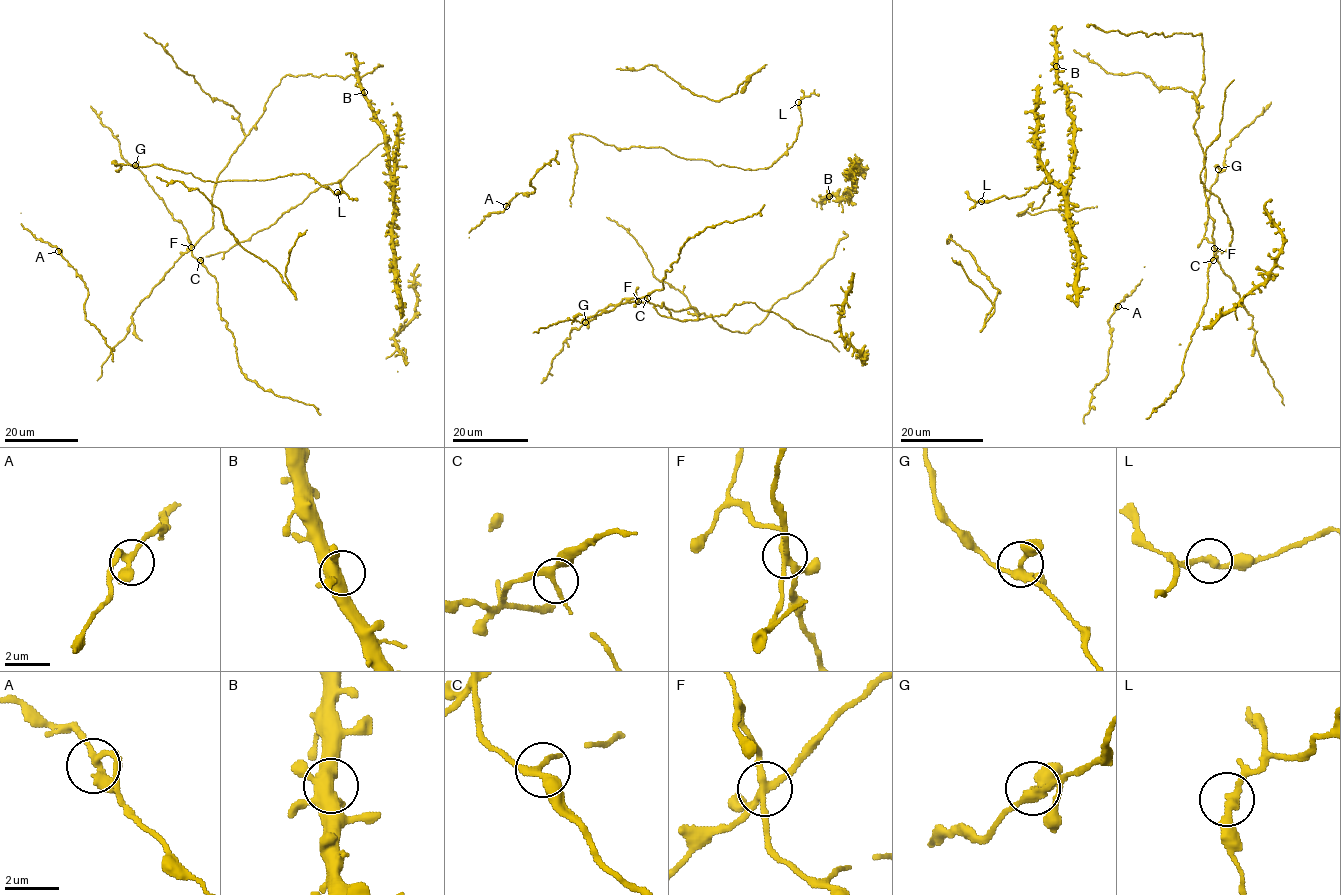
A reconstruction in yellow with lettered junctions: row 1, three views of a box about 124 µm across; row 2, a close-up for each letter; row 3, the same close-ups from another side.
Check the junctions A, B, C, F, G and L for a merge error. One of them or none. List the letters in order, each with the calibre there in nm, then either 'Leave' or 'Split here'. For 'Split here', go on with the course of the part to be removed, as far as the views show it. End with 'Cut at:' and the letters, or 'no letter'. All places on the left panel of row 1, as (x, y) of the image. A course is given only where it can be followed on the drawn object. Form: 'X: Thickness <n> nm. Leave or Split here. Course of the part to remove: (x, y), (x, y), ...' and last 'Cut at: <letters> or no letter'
A: Thickness 260 nm. Leave
B: Thickness 480 nm. Leave
C: Thickness 220 nm. Leave
F: Thickness 260 nm. Split here. Course of the part to remove: (191, 247), (212, 227), (219, 172), (287, 75), (360, 77), (383, 65), (378, 64)
G: Thickness 320 nm. Leave
L: Thickness 280 nm. Leave
Cut at: F

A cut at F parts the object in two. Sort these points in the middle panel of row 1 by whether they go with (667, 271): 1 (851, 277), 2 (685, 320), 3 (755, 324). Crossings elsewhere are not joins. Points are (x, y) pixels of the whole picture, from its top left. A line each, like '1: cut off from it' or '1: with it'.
1: with it
2: with it
3: cut off from it

